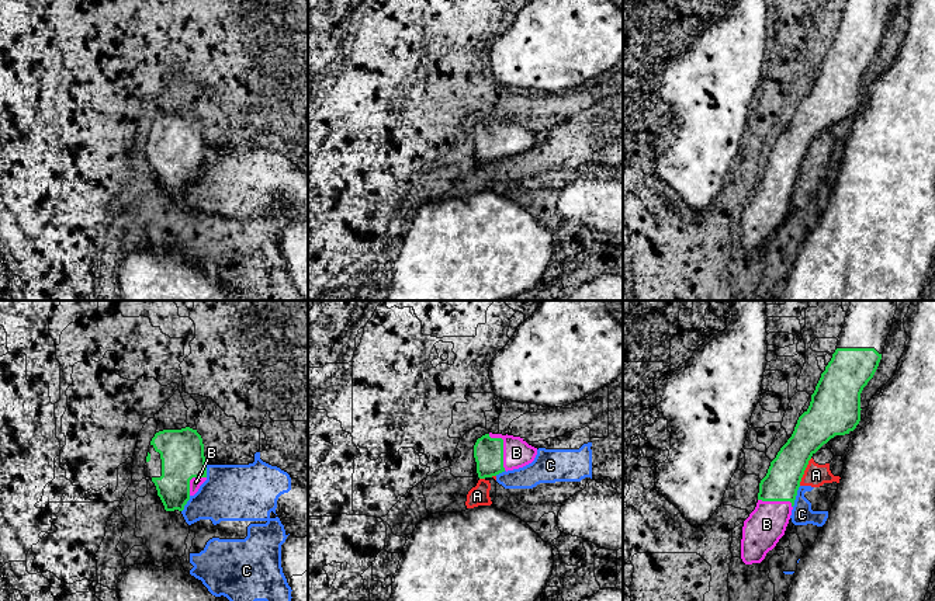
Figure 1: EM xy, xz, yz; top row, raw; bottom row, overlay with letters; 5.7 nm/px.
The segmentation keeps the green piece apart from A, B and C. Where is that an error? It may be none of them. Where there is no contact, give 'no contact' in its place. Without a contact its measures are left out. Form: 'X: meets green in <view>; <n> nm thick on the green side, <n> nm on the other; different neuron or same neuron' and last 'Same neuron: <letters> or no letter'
A: meets green in yz; 200 nm thick on the green side, 130 nm on the other; different neuron
B: meets green in xz; 170 nm thick on the green side, 160 nm on the other; same neuron
C: meets green in yz; 200 nm thick on the green side, 130 nm on the other; different neuron
Same neuron: B

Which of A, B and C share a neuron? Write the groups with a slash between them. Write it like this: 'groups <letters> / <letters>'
groups A C / B

